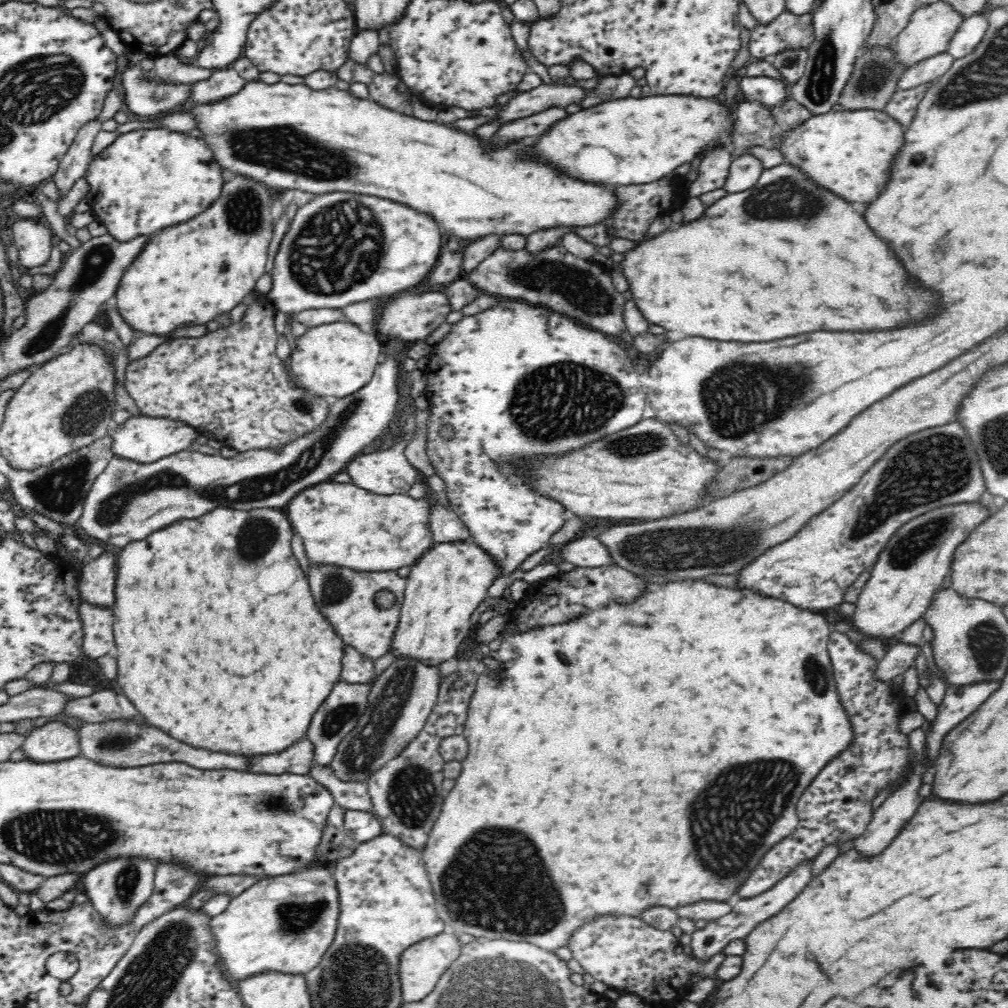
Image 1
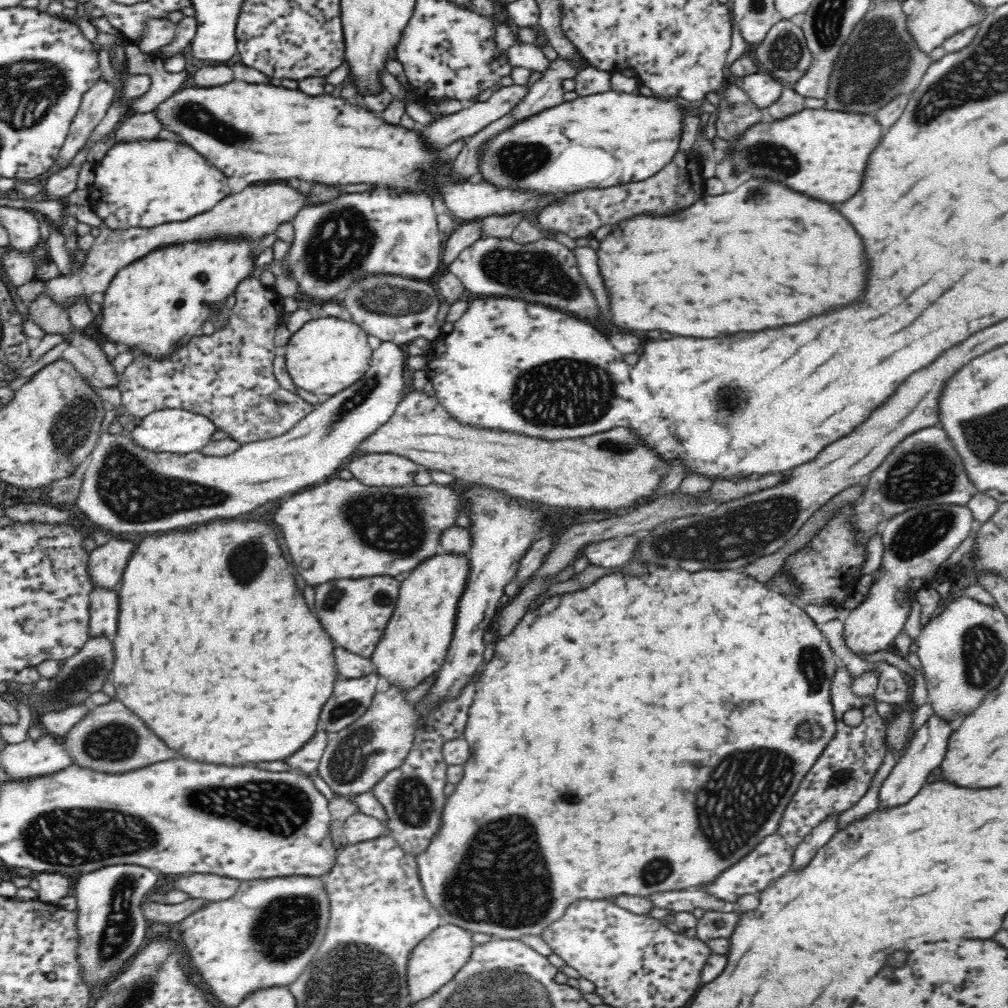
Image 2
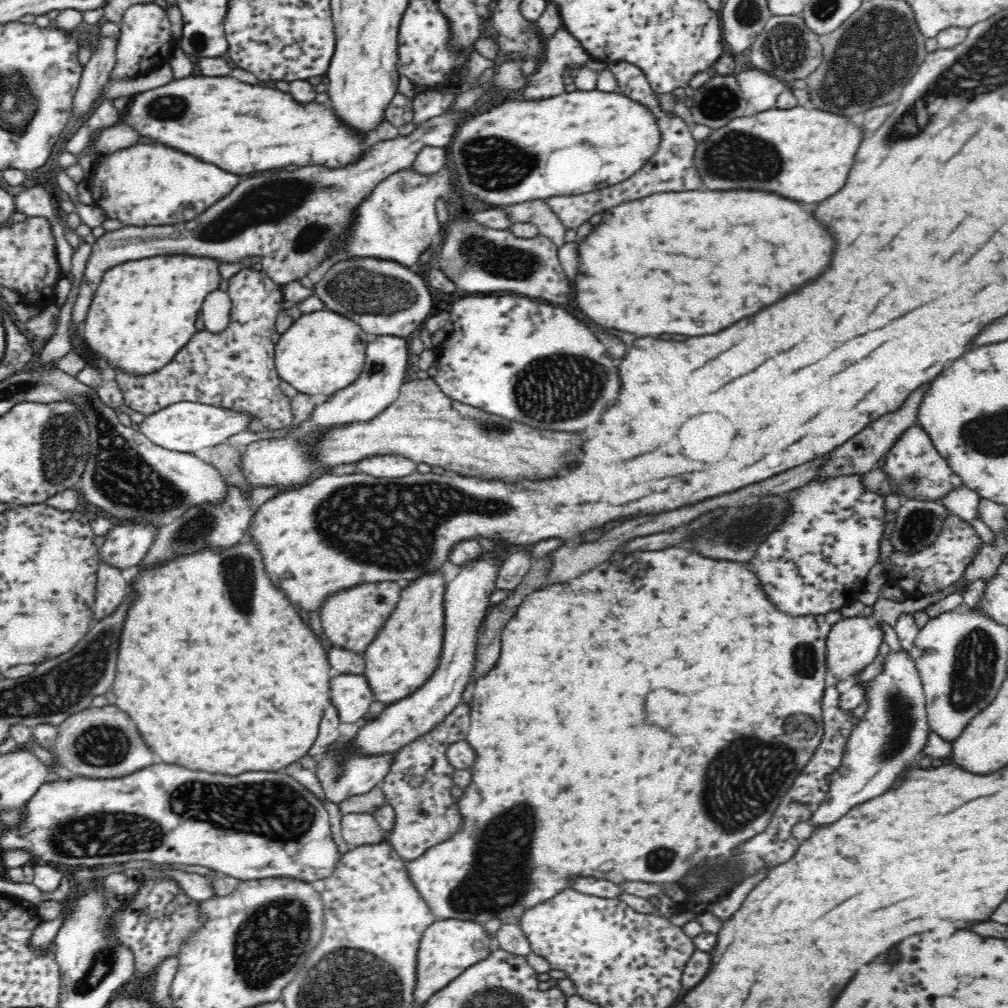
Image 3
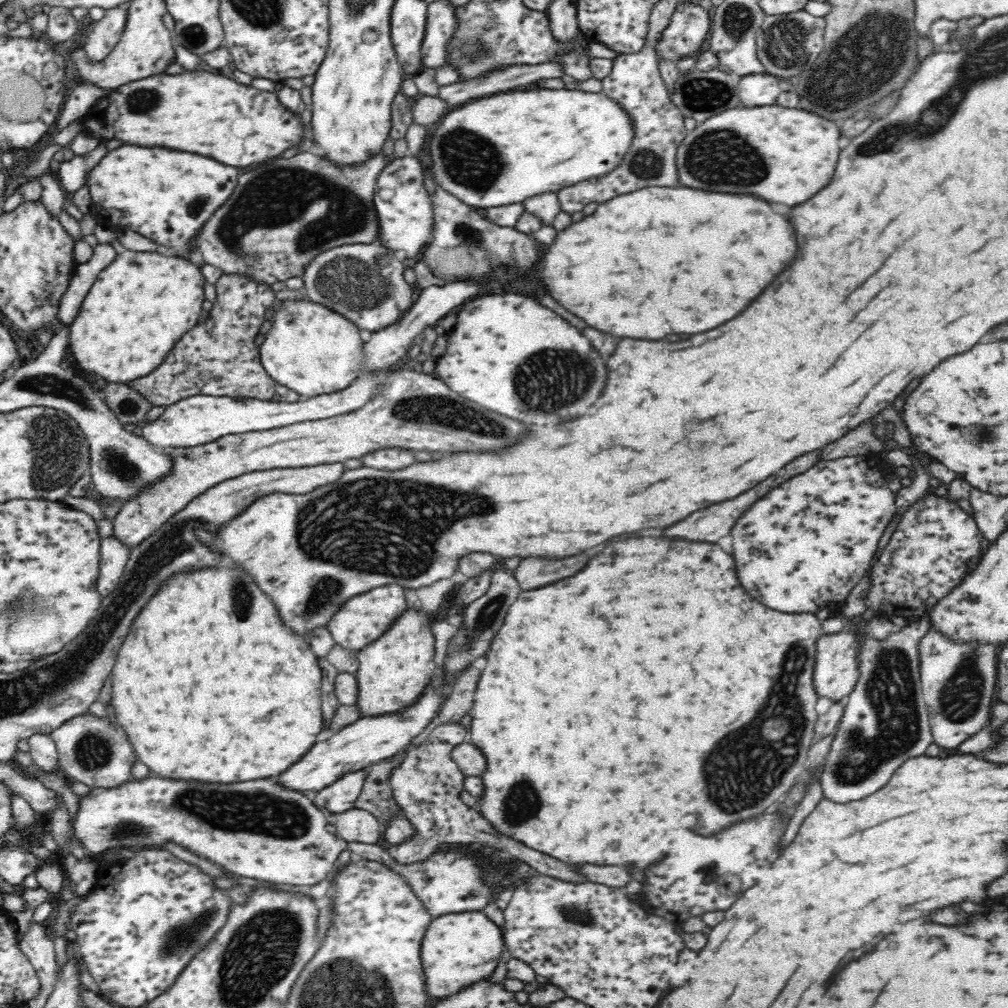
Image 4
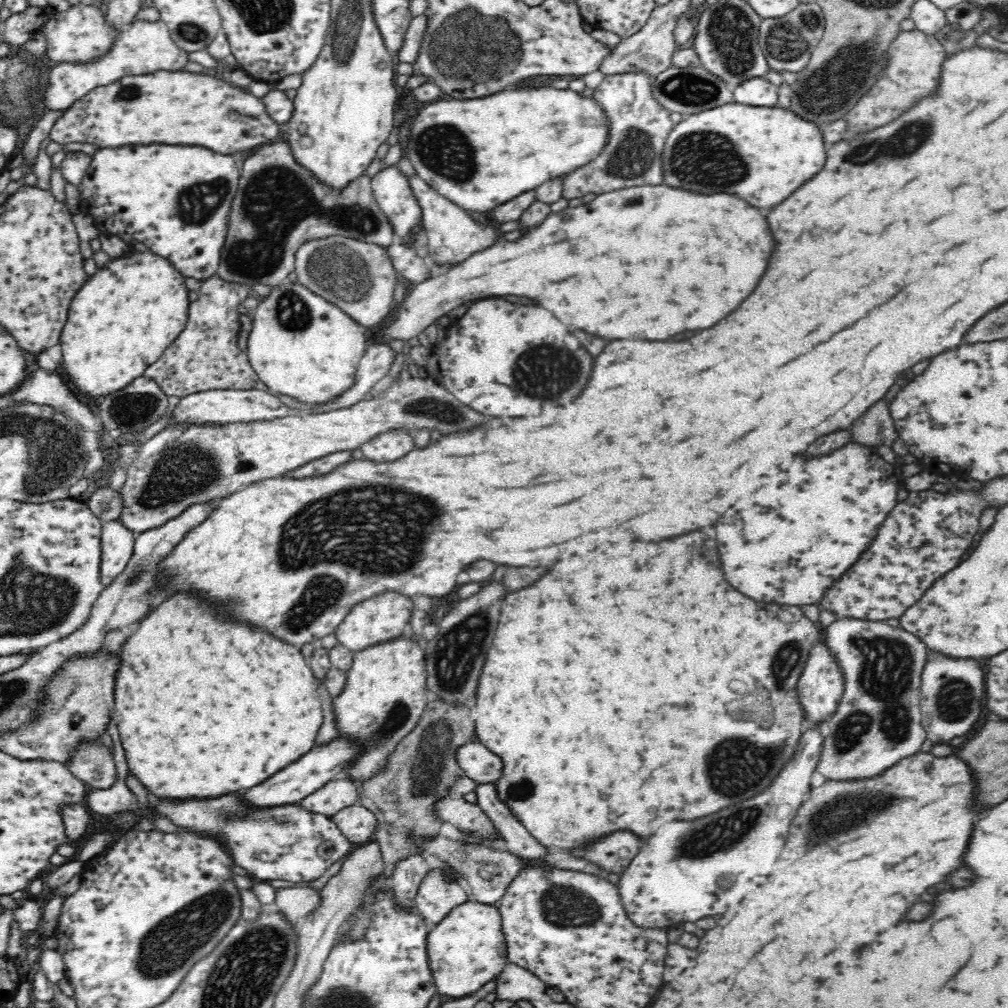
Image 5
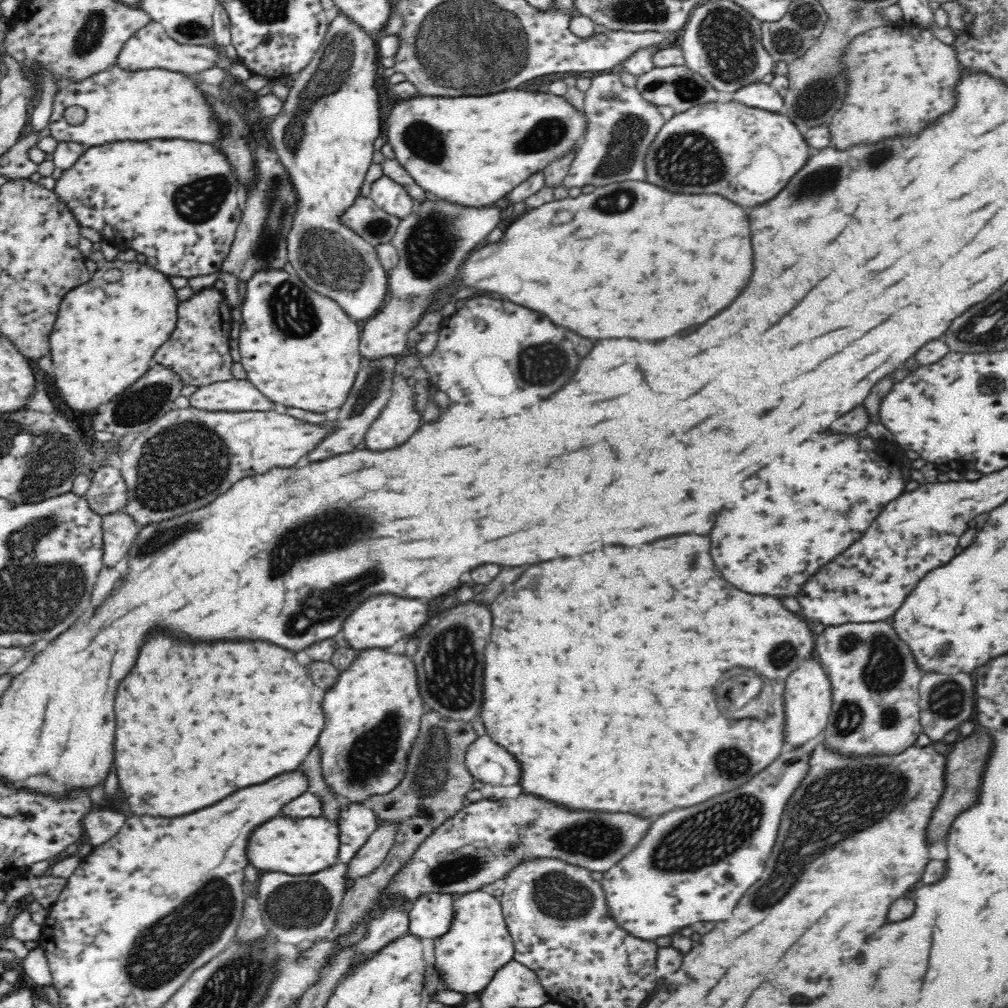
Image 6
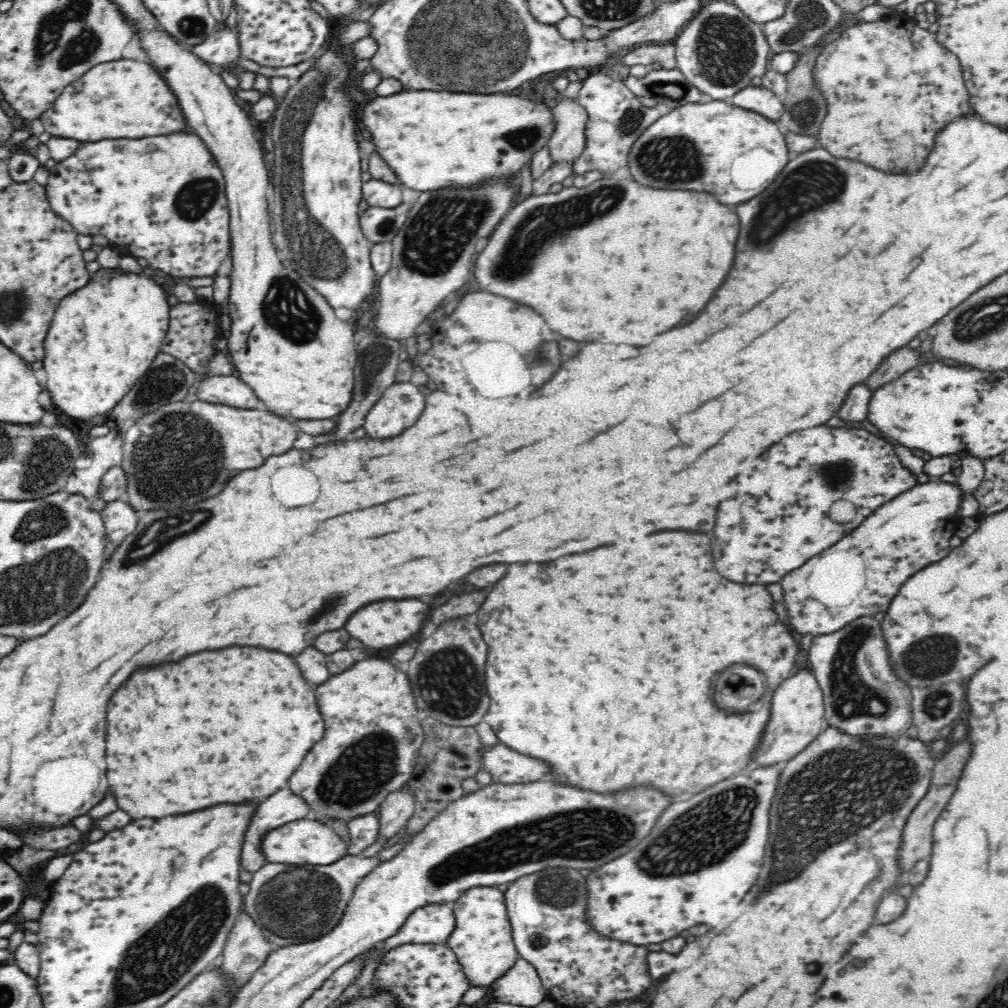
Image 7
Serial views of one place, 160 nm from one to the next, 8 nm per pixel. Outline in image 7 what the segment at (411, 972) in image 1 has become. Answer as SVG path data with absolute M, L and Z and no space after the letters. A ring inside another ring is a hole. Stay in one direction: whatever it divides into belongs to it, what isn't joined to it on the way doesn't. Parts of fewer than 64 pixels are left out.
M496 887L470 888L469 891L463 892L462 896L458 897L458 900L455 900L451 906L456 922L452 932L446 938L446 947L450 948L450 951L454 952L454 955L458 957L458 962L462 966L470 986L483 988L492 986L493 982L500 978L519 959L513 941L510 919L506 914L504 893L496 889Z

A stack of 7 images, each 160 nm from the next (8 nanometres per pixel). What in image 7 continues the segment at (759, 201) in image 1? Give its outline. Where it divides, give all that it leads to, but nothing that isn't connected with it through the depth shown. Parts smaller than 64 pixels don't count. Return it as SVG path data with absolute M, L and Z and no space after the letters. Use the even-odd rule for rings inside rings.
M602 177L584 188L568 187L563 188L558 193L548 193L540 196L534 194L526 197L524 202L514 206L498 224L494 234L488 240L488 246L478 254L478 260L474 262L474 276L480 282L482 288L486 288L492 294L506 296L510 300L522 302L526 306L532 306L538 314L542 314L552 330L558 334L578 340L578 342L590 342L590 340L600 340L608 344L630 344L630 346L646 346L652 342L654 334L662 334L674 326L678 326L688 314L698 314L706 308L714 292L724 284L724 278L732 270L734 256L736 256L736 240L740 232L740 220L736 212L724 204L720 204L714 196L702 194L696 190L684 190L684 192L668 192L668 190L658 190L650 186L642 186L632 177L614 178Z

